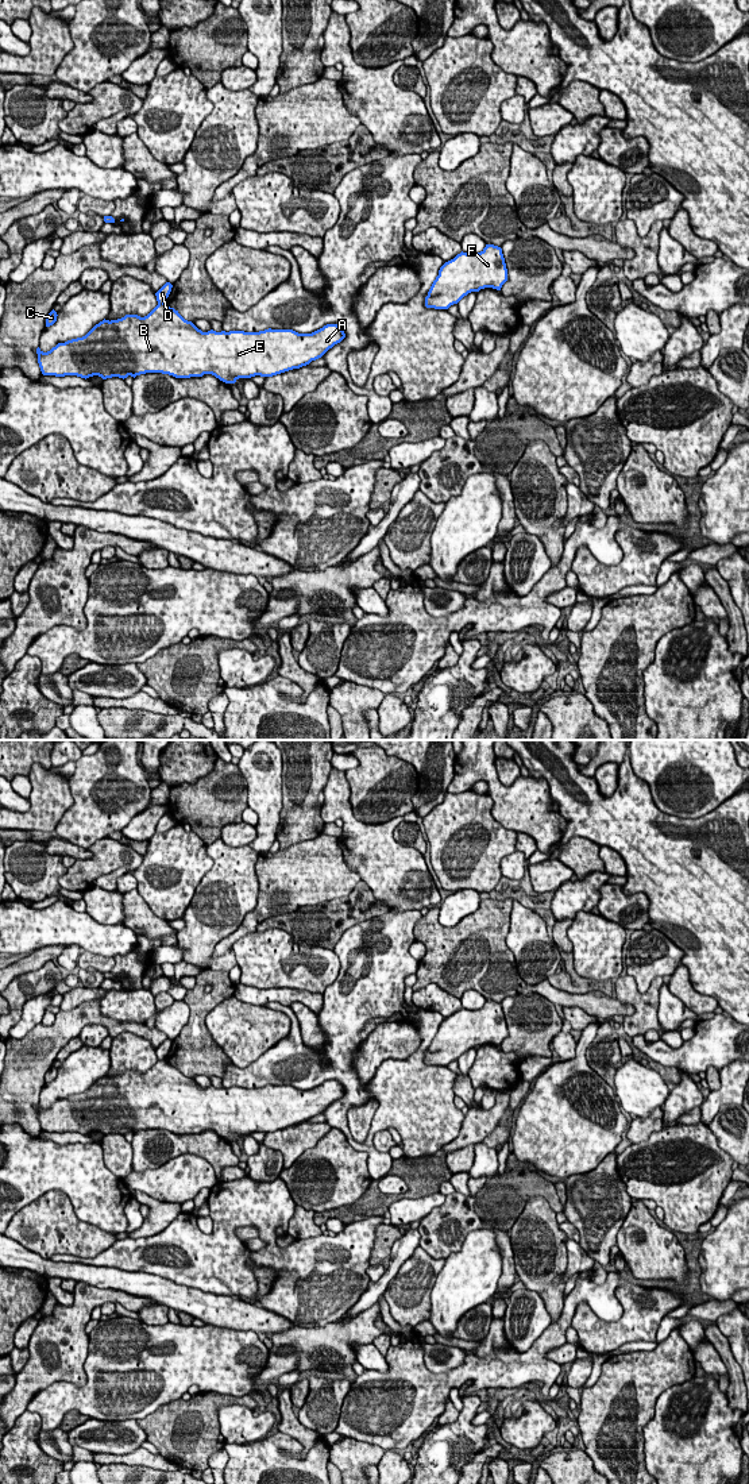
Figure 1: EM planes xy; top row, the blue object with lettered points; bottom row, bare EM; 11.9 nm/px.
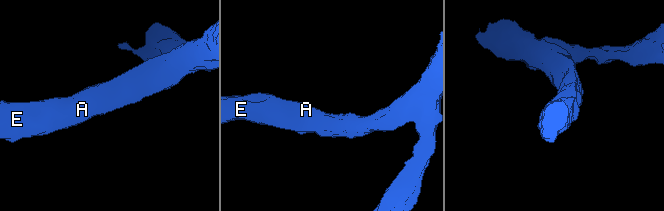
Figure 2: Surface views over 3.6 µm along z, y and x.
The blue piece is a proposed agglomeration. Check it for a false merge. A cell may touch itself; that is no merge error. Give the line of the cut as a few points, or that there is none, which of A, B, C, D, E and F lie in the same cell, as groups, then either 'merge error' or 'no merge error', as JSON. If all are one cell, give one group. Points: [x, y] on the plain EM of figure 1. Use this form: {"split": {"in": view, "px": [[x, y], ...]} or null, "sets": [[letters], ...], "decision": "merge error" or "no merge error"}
{"split": {"in": "xy", "px": [[158, 1059], [163, 1060]]}, "sets": [["A", "B", "C", "E", "F"], ["D"]], "decision": "merge error"}

